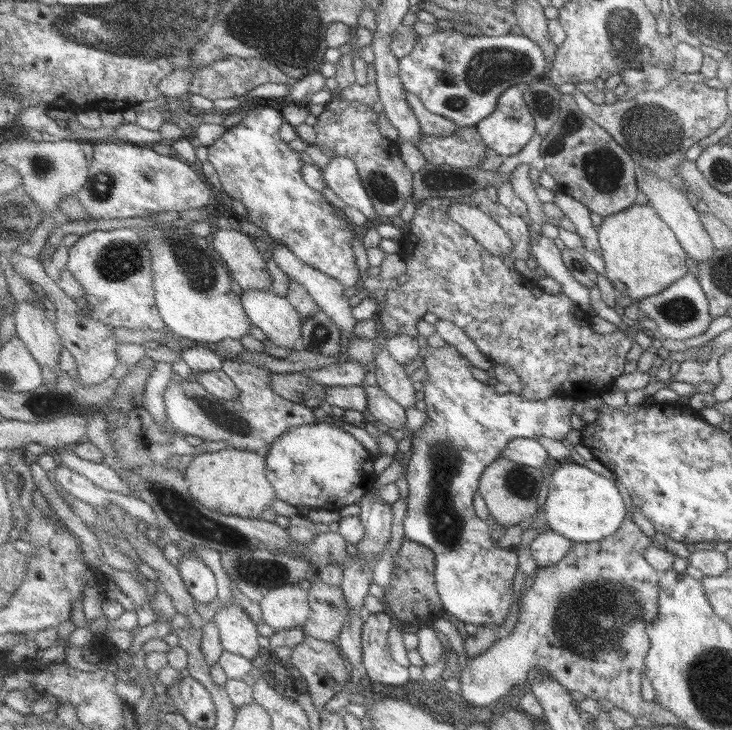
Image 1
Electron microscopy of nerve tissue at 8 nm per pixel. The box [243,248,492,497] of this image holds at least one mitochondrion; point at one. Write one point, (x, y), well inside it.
(319, 336)

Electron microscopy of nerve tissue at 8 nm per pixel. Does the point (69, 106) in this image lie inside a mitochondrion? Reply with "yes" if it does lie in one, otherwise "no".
no

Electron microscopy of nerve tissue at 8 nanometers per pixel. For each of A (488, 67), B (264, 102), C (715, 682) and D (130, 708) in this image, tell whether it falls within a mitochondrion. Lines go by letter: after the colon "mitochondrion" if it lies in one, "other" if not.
A: mitochondrion
B: other
C: mitochondrion
D: other

